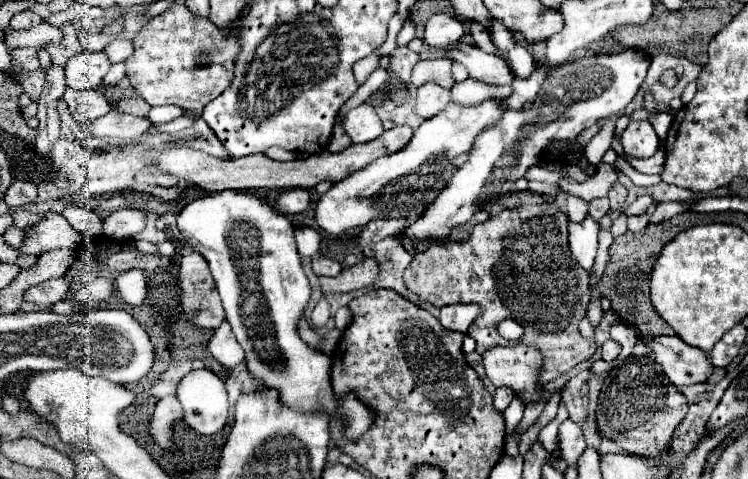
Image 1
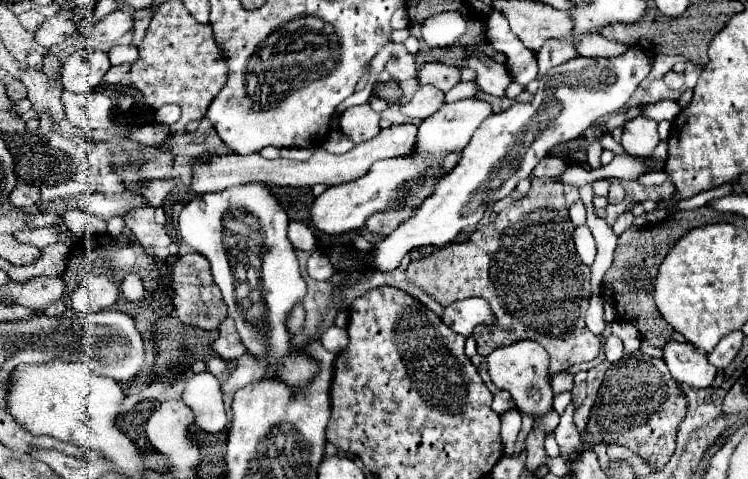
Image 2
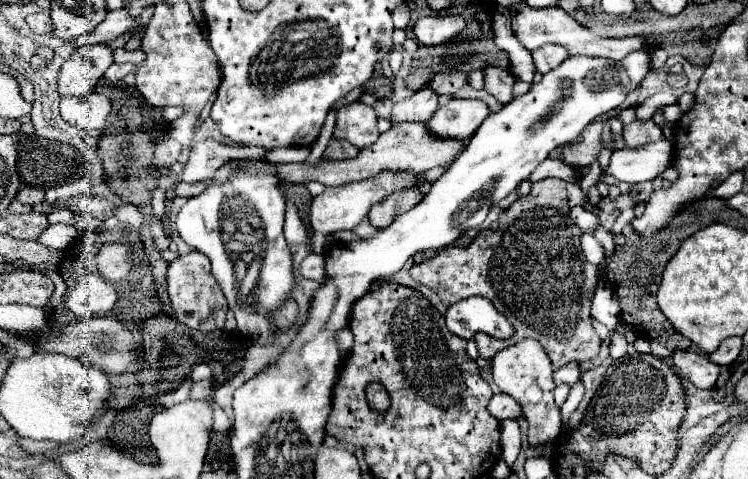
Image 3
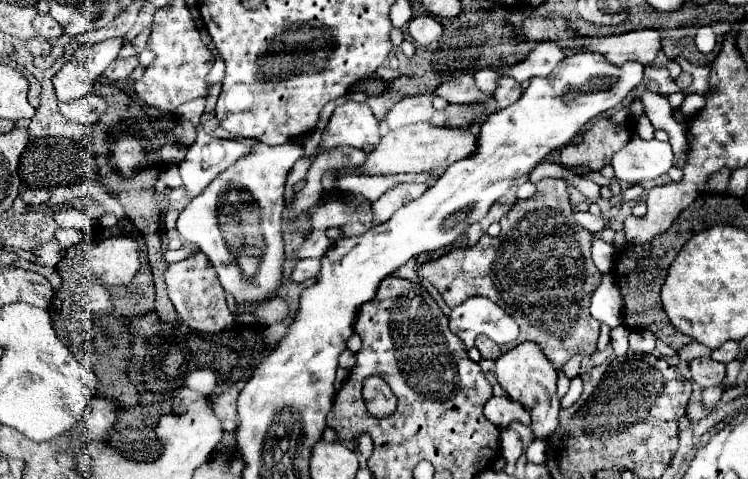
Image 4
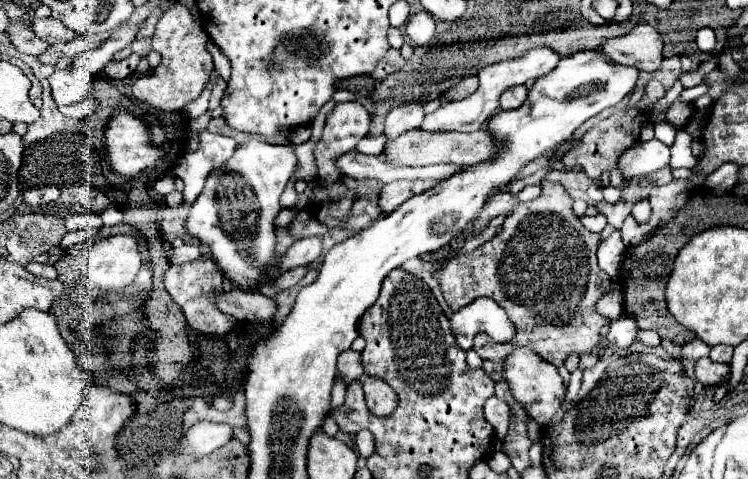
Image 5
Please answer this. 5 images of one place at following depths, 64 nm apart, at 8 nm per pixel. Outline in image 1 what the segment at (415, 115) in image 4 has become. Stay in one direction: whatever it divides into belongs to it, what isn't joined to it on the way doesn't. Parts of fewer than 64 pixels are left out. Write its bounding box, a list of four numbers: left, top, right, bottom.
[414,84,450,118]

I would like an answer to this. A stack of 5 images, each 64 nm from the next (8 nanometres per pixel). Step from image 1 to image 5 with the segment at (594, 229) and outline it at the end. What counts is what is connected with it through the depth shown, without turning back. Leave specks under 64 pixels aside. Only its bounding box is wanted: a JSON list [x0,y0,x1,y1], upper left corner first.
[598,230,624,280]

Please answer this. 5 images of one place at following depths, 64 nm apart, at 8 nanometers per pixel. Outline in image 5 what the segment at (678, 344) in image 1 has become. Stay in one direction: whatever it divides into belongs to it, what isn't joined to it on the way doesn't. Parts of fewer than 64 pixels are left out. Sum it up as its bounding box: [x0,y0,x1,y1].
[696,358,730,386]

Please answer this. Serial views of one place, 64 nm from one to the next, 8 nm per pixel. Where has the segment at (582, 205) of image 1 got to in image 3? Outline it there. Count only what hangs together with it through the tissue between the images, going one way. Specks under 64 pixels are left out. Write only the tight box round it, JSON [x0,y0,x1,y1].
[570,206,600,232]

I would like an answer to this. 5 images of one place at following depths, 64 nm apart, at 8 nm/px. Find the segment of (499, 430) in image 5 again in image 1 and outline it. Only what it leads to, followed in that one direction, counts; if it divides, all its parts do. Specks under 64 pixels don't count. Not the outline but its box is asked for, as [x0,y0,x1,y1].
[494,388,514,412]

